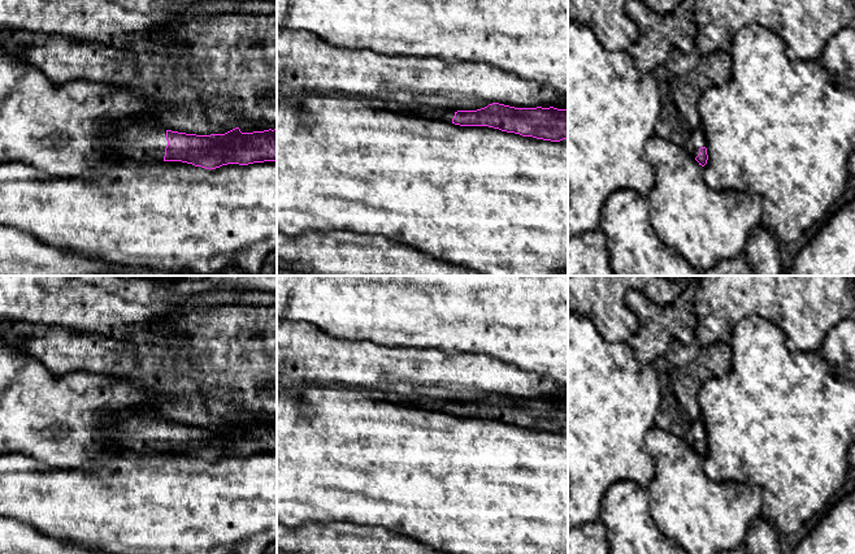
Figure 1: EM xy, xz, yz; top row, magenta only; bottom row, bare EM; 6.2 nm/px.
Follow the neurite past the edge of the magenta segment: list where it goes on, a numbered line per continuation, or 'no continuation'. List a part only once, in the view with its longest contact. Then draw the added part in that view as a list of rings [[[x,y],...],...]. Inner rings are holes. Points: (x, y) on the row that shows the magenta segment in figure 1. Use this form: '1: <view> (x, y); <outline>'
1: xy (140, 142); [[[131,121],[108,126],[104,139],[110,155],[138,163],[164,161],[168,146],[165,129]]]

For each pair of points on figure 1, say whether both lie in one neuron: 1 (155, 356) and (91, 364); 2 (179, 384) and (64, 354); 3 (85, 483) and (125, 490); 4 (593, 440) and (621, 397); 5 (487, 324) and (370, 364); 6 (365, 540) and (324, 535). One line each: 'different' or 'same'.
1: same
2: same
3: same
4: same
5: different
6: same

